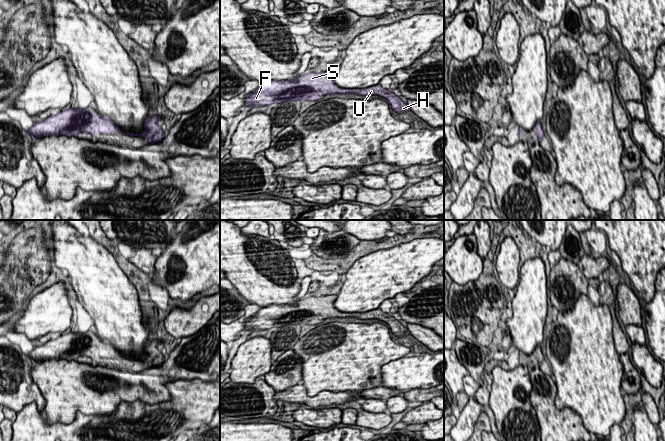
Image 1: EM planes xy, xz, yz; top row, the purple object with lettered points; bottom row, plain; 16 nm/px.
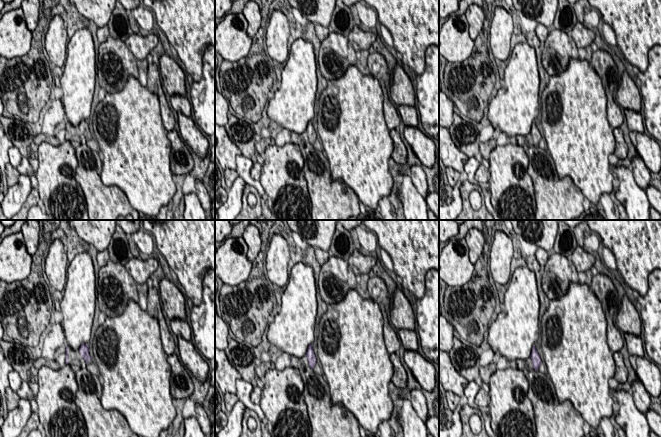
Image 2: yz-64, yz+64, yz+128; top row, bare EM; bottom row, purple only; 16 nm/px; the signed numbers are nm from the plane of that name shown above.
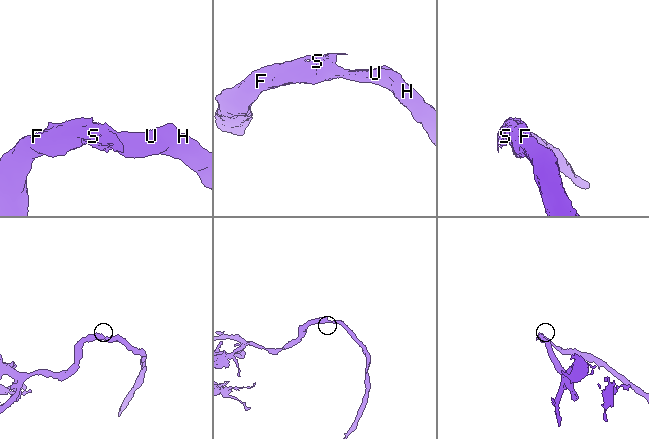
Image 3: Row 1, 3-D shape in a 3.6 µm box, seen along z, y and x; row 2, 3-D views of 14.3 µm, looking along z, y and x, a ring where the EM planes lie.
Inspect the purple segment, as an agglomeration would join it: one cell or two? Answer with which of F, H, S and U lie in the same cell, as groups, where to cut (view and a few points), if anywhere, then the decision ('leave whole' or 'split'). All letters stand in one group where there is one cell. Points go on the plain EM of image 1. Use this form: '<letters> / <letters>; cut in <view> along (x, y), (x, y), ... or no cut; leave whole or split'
F H S U; no cut; leave whole

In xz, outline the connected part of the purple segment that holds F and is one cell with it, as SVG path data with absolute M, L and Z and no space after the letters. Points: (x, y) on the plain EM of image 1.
M337 295L312 296L299 299L294 304L271 305L260 308L245 323L245 331L268 330L286 325L316 325L327 318L379 319L388 324L389 330L398 337L406 337L409 331L398 320L380 308L364 313L344 313L332 306Z

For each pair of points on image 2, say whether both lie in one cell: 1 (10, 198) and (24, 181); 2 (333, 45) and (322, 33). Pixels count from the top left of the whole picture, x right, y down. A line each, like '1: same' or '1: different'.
1: same
2: different

